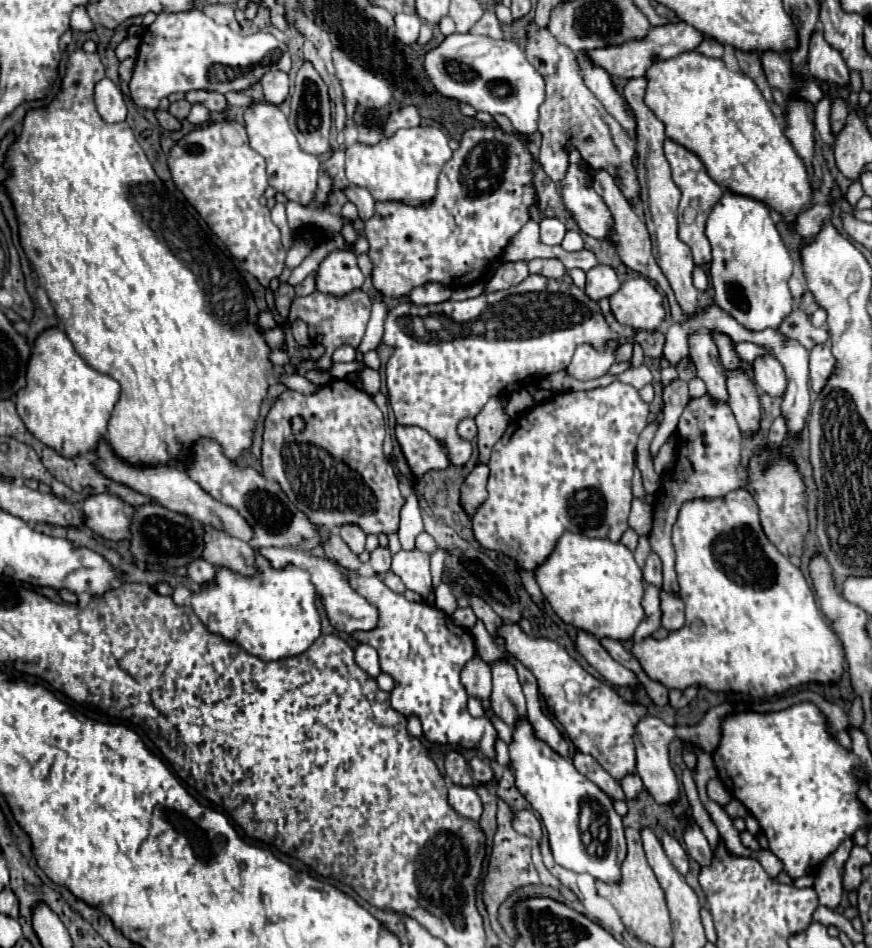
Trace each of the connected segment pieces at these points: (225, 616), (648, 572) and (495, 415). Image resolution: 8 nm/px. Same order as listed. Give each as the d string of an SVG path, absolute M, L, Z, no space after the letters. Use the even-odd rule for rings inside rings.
M256 556L256 560L260 572L252 578L232 574L228 568L218 570L216 582L192 596L192 610L212 632L240 644L260 660L298 656L320 636L316 590L310 576L294 566L274 570L262 556Z
M650 552L648 560L646 560L644 580L646 580L646 584L662 588L662 562L660 562L660 558L654 552Z
M492 397L486 402L475 417L478 431L478 464L488 464L494 444L500 440L510 424L510 418L503 410L499 397Z

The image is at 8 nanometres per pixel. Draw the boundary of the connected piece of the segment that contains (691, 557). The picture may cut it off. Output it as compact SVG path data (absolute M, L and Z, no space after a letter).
M746 488L724 498L684 504L672 530L672 546L676 550L680 598L686 604L686 624L664 640L646 638L634 644L632 654L652 680L662 682L666 688L704 686L712 692L740 692L754 698L770 698L804 684L838 684L842 680L846 670L844 644L822 618L800 568L792 566L766 538L758 518L758 504Z

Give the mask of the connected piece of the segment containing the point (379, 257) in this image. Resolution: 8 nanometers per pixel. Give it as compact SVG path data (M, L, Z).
M470 128L464 132L460 148L452 160L442 168L438 180L438 194L432 204L408 208L396 202L376 202L376 214L366 220L364 236L370 244L368 256L374 264L372 284L384 298L408 296L412 288L426 282L440 282L456 288L482 280L488 266L502 256L510 238L530 220L528 208L534 206L532 188L532 156L516 134L500 128Z

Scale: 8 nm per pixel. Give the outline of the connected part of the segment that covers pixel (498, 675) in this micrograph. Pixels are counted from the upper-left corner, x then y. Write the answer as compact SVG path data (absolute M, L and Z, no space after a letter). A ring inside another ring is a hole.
M490 664L492 668L492 710L508 726L516 726L518 720L526 720L526 700L518 682L516 670L510 664Z

